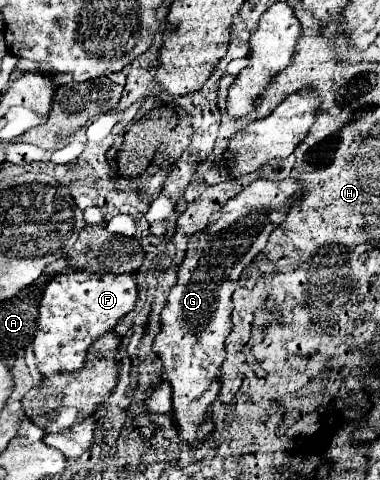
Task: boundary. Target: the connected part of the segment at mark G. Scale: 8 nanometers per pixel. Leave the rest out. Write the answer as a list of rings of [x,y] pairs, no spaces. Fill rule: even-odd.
[[[260,178],[260,180],[252,182],[250,186],[246,186],[240,194],[230,198],[222,210],[218,210],[216,214],[210,216],[208,228],[194,234],[188,242],[184,262],[180,264],[180,270],[178,270],[178,282],[172,286],[168,304],[160,314],[162,332],[156,336],[154,352],[160,356],[160,360],[164,364],[162,380],[168,382],[172,388],[172,410],[174,410],[172,414],[174,414],[174,422],[178,426],[178,434],[184,442],[188,442],[188,446],[192,450],[202,446],[208,440],[208,434],[214,432],[214,420],[210,418],[208,410],[220,392],[220,382],[216,378],[220,376],[220,368],[222,368],[224,356],[226,356],[224,340],[232,332],[230,314],[232,314],[234,306],[232,306],[230,298],[236,290],[238,278],[240,278],[242,270],[252,264],[252,260],[258,256],[258,252],[264,250],[270,232],[284,222],[294,198],[300,196],[300,188],[302,188],[300,182],[292,180],[292,178],[280,180],[280,182],[270,182],[270,180]]]

